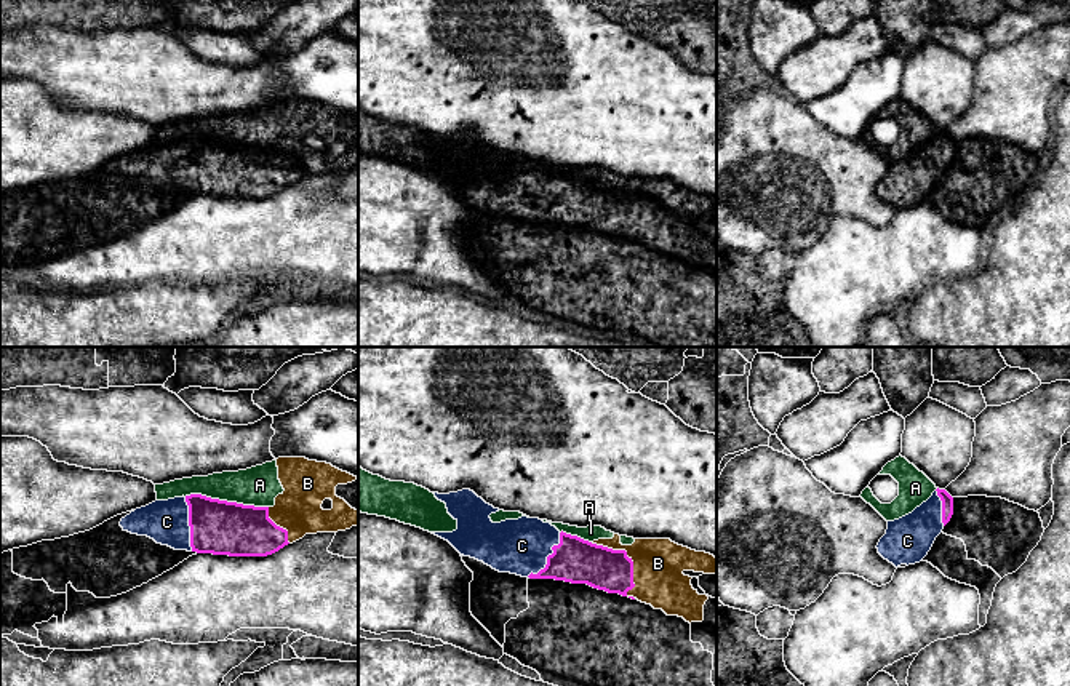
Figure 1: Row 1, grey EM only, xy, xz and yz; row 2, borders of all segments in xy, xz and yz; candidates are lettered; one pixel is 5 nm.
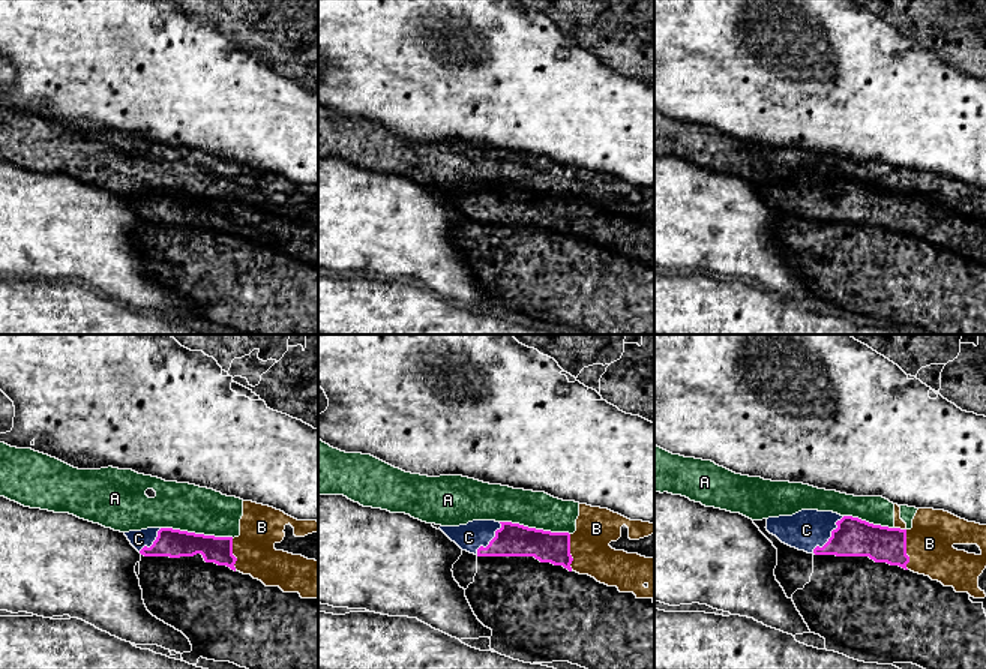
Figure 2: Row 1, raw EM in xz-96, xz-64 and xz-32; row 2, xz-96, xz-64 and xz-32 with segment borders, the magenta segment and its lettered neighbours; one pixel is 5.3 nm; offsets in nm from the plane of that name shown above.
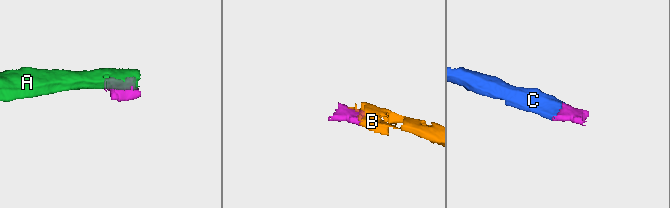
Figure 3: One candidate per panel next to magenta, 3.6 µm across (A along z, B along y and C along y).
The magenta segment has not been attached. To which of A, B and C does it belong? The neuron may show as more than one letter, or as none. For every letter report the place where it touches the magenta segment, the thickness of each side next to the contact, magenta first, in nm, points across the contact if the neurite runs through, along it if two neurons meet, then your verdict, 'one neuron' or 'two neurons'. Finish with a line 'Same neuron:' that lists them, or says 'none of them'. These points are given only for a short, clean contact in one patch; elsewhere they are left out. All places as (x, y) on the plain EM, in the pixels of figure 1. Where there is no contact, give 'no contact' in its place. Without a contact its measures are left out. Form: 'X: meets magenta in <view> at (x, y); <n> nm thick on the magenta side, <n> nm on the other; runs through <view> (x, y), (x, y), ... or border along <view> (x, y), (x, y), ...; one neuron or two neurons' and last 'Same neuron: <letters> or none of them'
A: meets magenta in xy at (226, 143); 280 nm thick on the magenta side, 200 nm on the other; two neurons
B: meets magenta in xz at (629, 200); 220 nm thick on the magenta side, 260 nm on the other; border along xz (590, 184), (626, 194), (634, 226), (627, 235), (634, 240); two neurons
C: meets magenta in xz at (547, 200); 220 nm thick on the magenta side, 280 nm on the other; runs through xz (574, 202), (547, 200), (539, 192), (522, 187); one neuron
Same neuron: C

